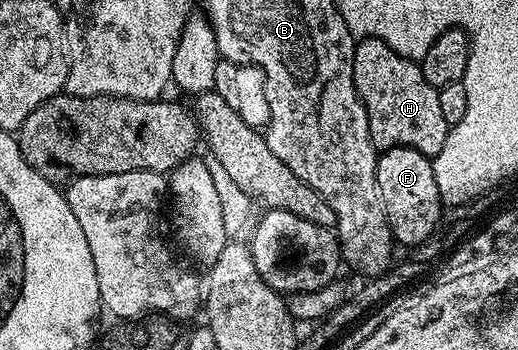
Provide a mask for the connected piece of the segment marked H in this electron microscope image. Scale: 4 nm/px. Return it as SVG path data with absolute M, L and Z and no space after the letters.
M363 37L354 47L354 82L368 115L375 150L412 147L432 159L444 147L451 126L440 111L438 90L424 79L419 62L392 51L380 39Z

